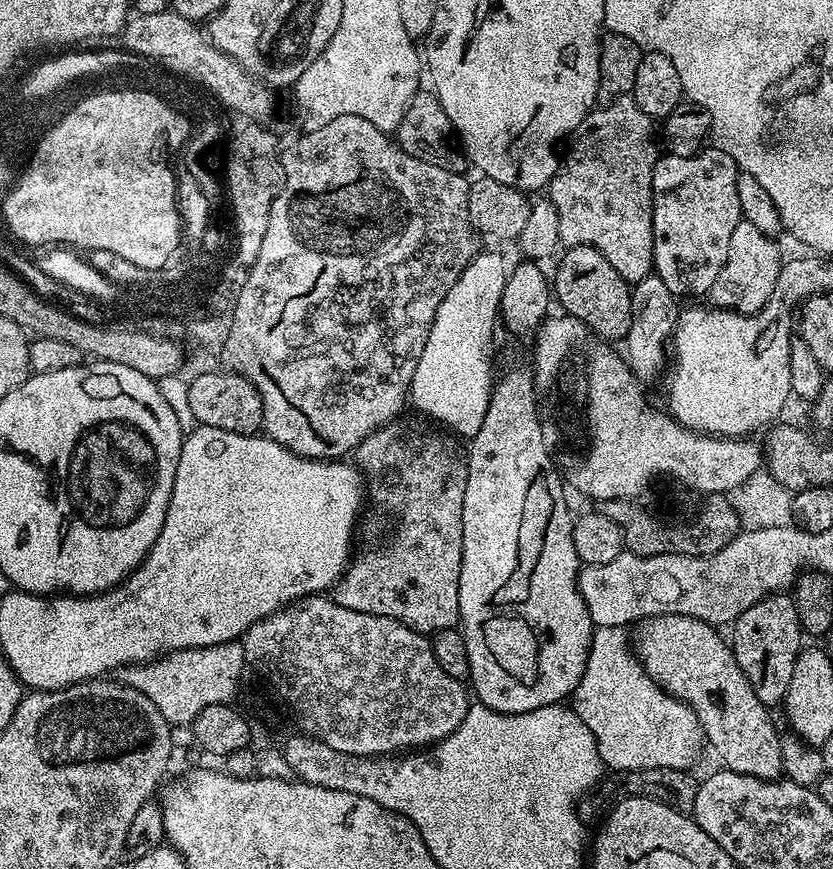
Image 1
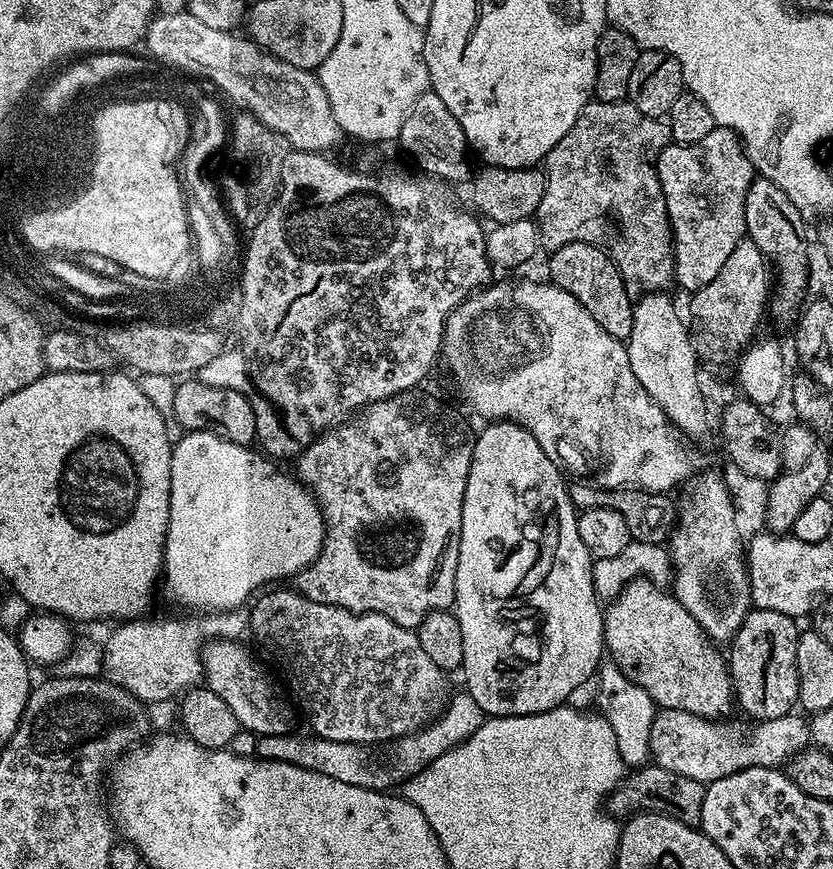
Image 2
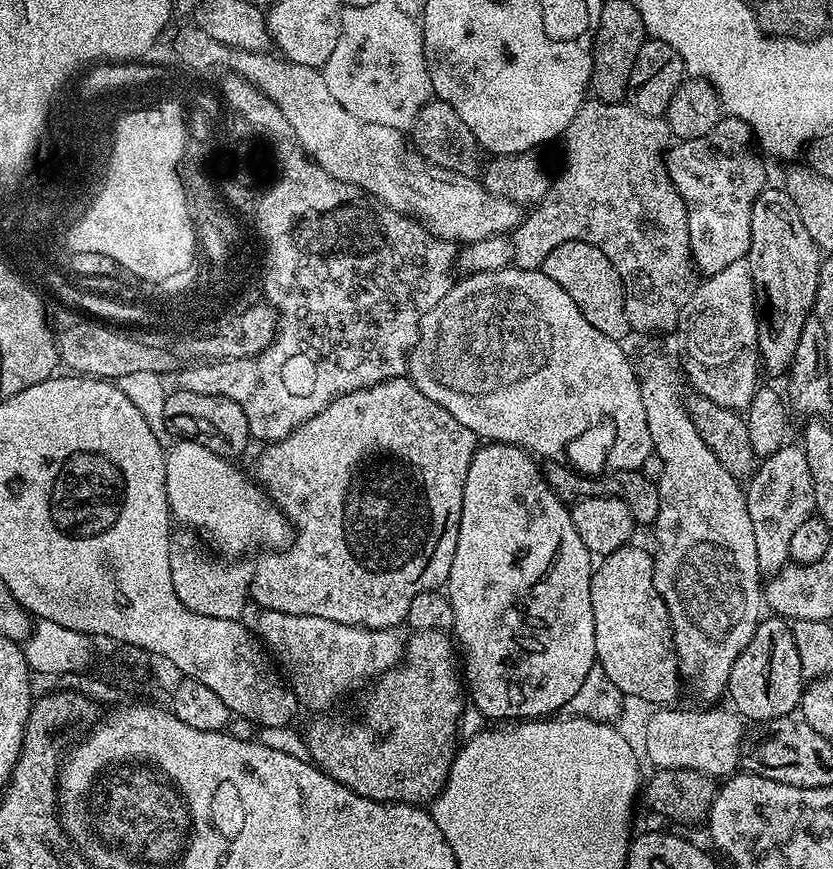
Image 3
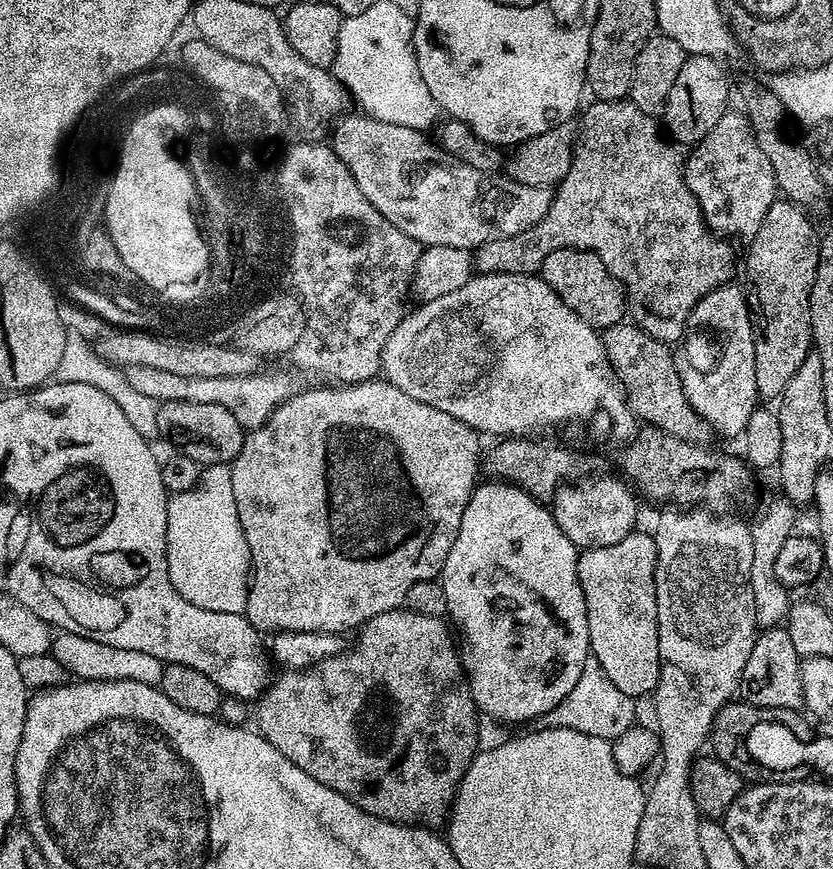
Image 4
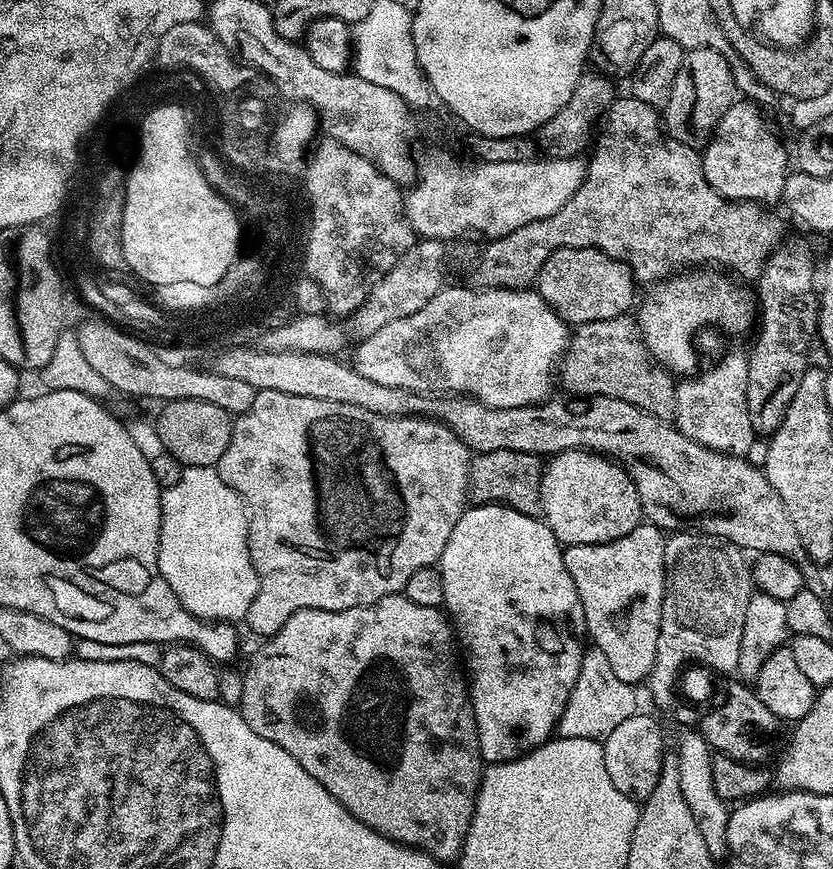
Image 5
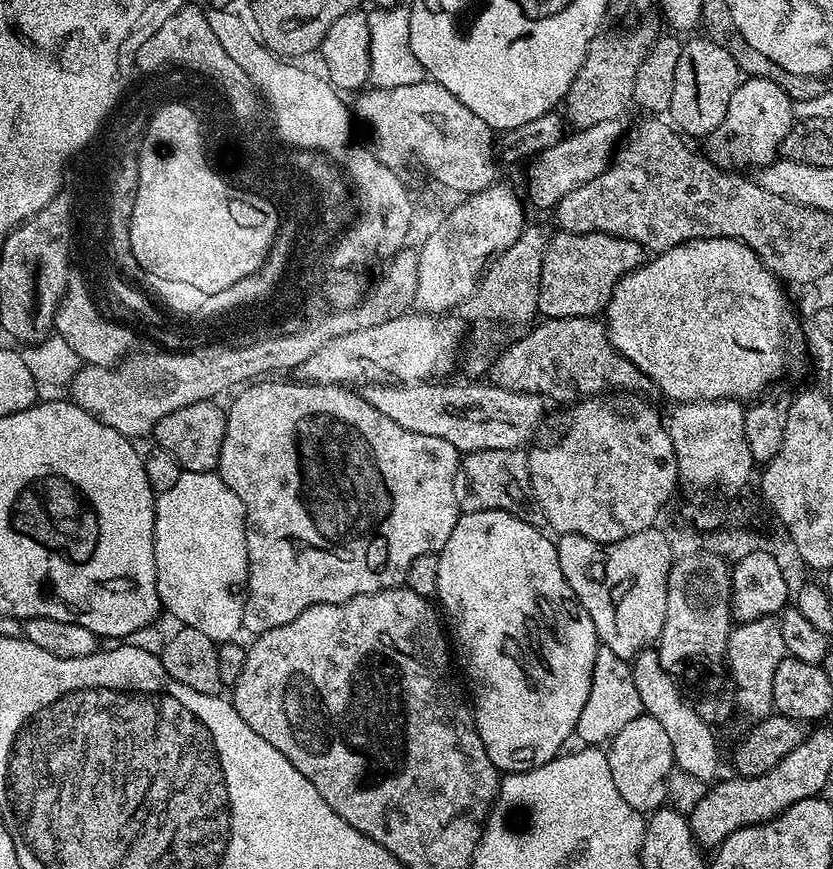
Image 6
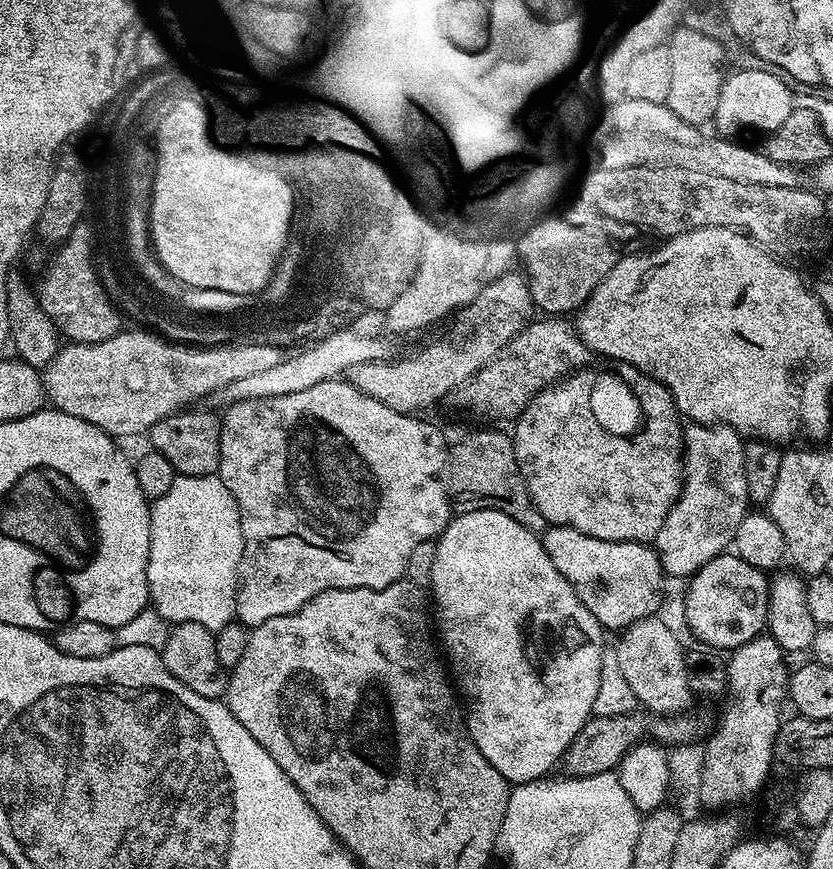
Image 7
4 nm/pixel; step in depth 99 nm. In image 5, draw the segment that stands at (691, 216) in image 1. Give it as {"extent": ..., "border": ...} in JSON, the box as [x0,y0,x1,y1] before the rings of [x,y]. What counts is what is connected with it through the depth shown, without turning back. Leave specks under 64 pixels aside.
{"extent":[702,98,790,206],"border":[[[743,98],[737,99],[722,114],[718,126],[709,135],[707,144],[702,148],[702,163],[706,182],[722,194],[722,198],[737,202],[747,202],[759,204],[761,206],[772,206],[772,203],[779,201],[784,195],[786,178],[790,174],[790,152],[784,148],[776,148],[776,140],[772,137],[772,132],[768,129],[768,124],[764,121],[764,116],[759,107],[751,100]]]}

